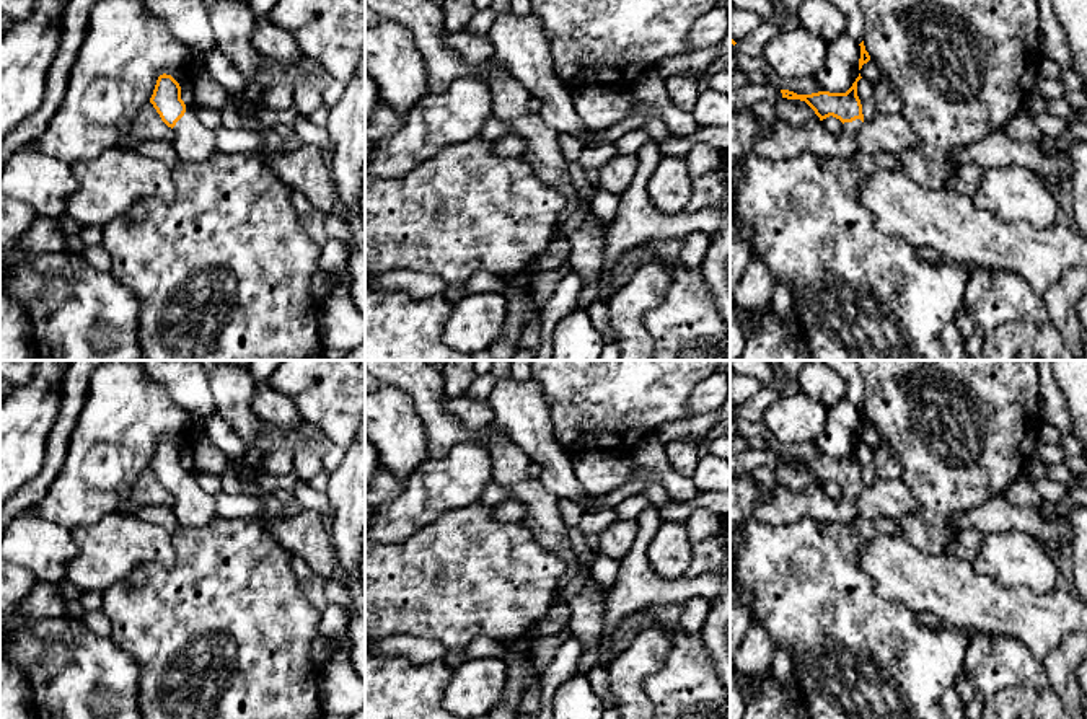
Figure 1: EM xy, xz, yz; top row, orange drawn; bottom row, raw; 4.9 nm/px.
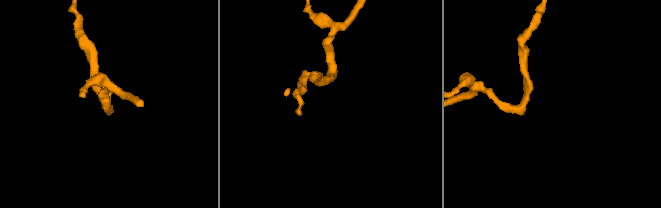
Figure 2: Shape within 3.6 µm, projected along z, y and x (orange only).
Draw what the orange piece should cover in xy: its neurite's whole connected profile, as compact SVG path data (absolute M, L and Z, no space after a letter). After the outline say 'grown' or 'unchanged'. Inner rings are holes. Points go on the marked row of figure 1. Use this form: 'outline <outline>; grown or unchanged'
outline M171 75L158 77L150 103L174 130L171 145L181 161L202 161L217 152L213 130L197 119L194 108L184 104L181 86Z; grown

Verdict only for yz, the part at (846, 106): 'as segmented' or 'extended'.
extended

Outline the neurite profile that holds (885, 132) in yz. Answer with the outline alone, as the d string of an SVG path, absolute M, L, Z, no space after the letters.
M877 112L870 121L864 121L857 134L860 152L875 155L888 152L896 155L918 145L918 137L901 112Z

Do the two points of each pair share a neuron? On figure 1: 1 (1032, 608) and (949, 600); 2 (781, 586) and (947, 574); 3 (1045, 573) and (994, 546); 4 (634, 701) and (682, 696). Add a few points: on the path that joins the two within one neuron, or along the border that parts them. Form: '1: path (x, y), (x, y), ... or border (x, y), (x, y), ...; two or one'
1: path (1011, 608), (990, 608), (970, 602); one
2: border (866, 542), (858, 568), (882, 597), (900, 604); two
3: path (1032, 566), (1017, 558), (1007, 558); one
4: border (662, 664), (644, 680), (644, 692), (651, 701); two

